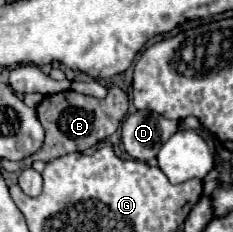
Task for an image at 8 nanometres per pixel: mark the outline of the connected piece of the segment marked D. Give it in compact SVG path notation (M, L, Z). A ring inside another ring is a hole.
M136 111L122 123L122 145L132 159L154 163L156 153L176 131L178 121L152 111Z

